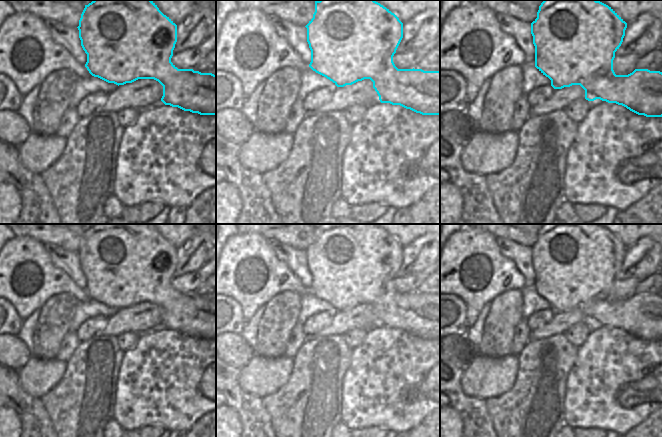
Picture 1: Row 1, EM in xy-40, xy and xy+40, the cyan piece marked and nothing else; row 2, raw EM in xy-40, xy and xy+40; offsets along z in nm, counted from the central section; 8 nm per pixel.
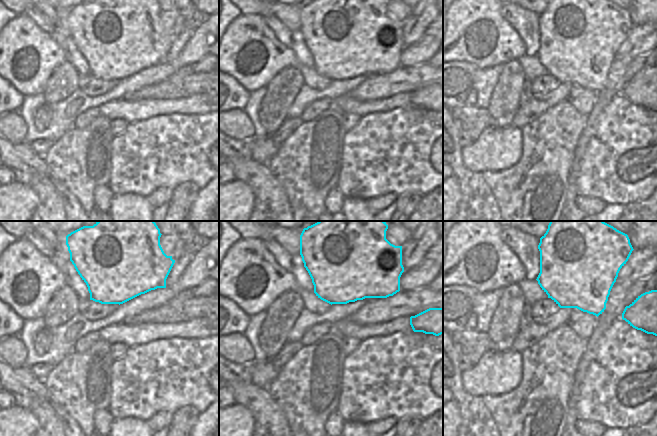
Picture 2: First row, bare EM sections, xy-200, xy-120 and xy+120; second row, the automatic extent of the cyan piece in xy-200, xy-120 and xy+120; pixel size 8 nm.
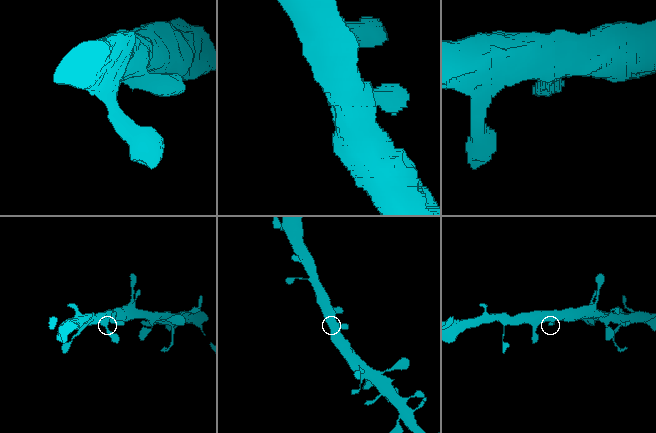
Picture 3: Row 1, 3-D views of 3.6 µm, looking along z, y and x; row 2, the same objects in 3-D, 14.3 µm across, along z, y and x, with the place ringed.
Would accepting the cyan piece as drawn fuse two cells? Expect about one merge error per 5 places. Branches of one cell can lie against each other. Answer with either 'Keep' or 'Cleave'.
Keep

